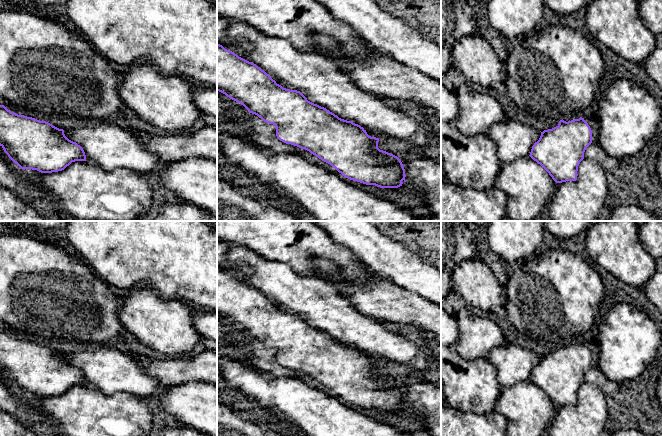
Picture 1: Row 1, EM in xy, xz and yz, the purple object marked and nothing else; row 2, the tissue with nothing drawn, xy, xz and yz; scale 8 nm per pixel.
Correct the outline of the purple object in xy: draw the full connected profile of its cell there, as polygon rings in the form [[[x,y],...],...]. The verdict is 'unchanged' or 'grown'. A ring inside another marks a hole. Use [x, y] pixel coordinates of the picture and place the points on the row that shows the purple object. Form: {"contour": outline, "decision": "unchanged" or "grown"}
{"contour": [[[0,105],[0,146],[23,170],[32,169],[41,173],[52,173],[64,170],[72,162],[86,161],[83,148],[69,140],[63,129],[46,121],[13,113],[4,105]]], "decision": "unchanged"}

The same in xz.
{"contour": [[[217,43],[217,91],[243,105],[249,113],[276,127],[277,138],[286,143],[309,151],[330,164],[345,178],[380,188],[398,188],[405,181],[405,169],[401,160],[378,148],[379,138],[371,137],[366,130],[352,121],[339,118],[324,107],[314,104],[297,90],[283,88],[264,70]]], "decision": "unchanged"}

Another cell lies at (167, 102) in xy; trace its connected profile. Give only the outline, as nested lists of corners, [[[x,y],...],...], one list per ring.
[[[144,61],[131,66],[131,70],[121,76],[118,93],[127,112],[137,114],[162,131],[178,133],[191,128],[202,114],[194,101],[194,86],[178,75],[165,75],[150,62]]]

